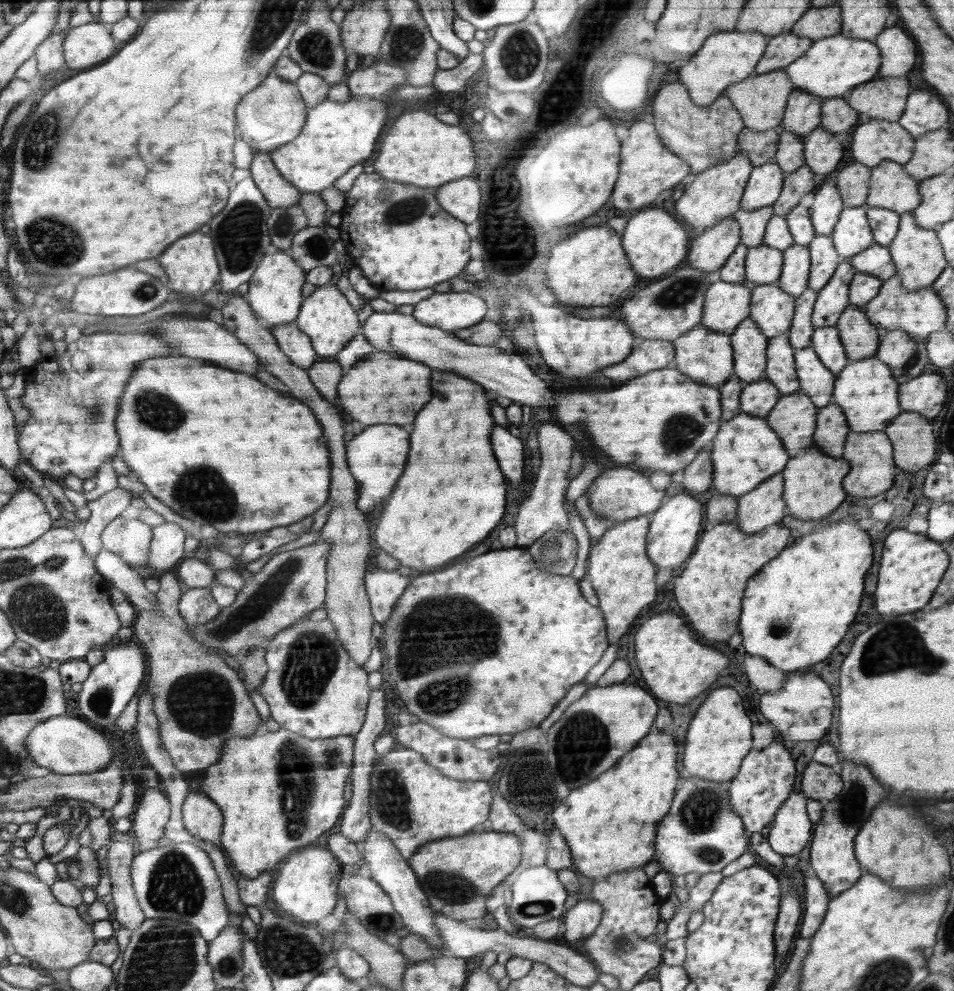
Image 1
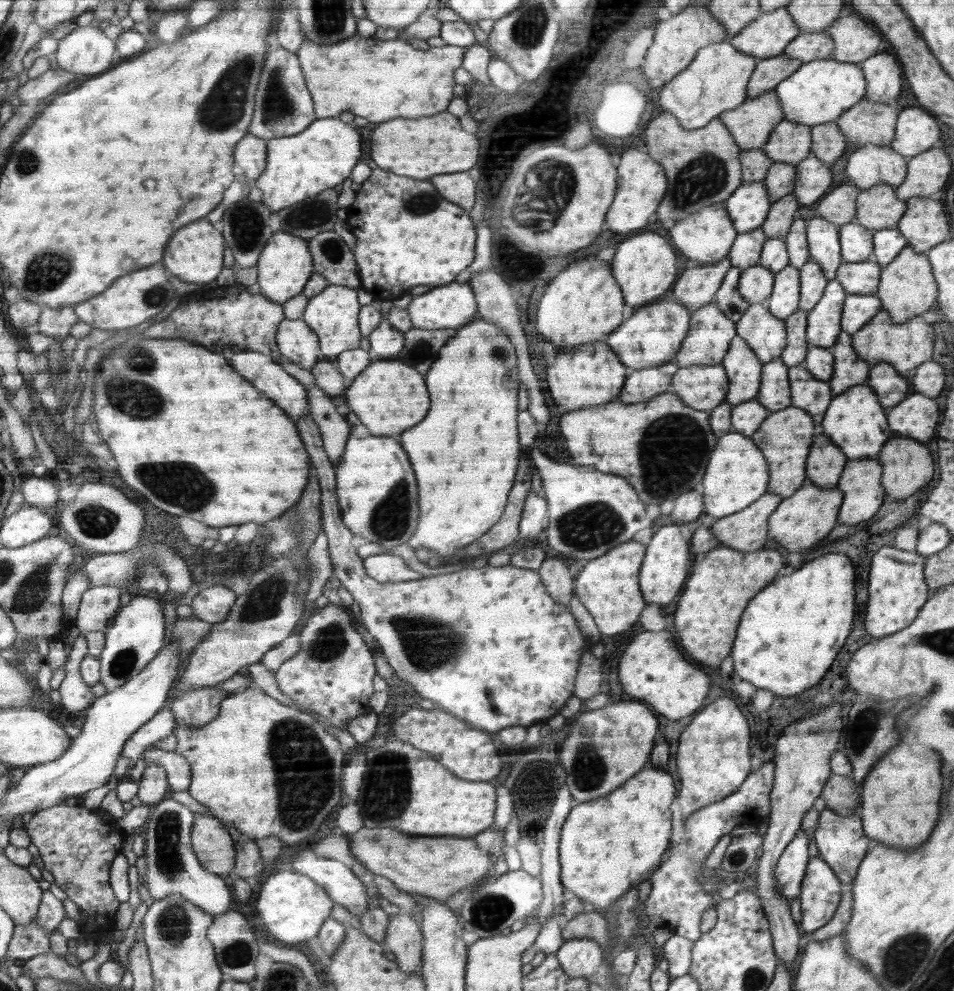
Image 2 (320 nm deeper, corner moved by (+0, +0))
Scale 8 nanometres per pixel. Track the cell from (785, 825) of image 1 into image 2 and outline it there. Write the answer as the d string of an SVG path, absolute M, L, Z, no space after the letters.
M799 830L797 836L790 840L790 845L782 852L778 859L774 874L777 879L777 892L792 902L799 898L801 886L805 880L805 872L808 870L810 854L808 854L811 833L806 830Z

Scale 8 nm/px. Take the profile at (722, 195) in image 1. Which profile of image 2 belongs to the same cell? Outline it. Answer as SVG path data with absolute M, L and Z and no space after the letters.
M725 202L707 206L674 224L670 232L671 243L681 252L686 264L716 264L729 256L738 232Z

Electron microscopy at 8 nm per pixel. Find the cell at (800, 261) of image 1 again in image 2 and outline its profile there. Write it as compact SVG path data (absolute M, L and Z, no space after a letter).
M786 266L777 272L776 282L773 284L773 294L766 300L769 311L780 320L785 320L798 311L799 296L799 269Z

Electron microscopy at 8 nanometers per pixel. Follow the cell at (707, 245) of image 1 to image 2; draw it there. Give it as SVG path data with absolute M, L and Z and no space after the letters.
M729 256L716 264L686 264L681 278L671 289L673 298L694 313L710 303L720 290L731 265Z

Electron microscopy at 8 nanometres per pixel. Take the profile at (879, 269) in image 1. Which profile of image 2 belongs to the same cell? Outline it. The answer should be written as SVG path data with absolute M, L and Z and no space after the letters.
M845 262L837 271L836 280L848 294L877 294L882 266L877 262Z

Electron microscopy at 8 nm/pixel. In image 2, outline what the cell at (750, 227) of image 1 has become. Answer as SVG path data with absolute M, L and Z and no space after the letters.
M762 228L754 229L754 231L737 235L733 248L729 252L731 265L746 270L751 266L759 264L761 250L767 241L766 235Z

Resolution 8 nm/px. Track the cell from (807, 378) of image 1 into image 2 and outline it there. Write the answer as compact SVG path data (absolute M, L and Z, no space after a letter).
M804 361L797 366L788 367L788 376L791 404L805 409L813 417L813 423L820 425L834 397L832 386L814 377L806 369Z

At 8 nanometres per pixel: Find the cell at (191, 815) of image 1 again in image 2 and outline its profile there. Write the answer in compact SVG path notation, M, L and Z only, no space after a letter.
M194 812L191 846L202 868L223 879L233 875L236 844L225 829L224 822L212 815Z

